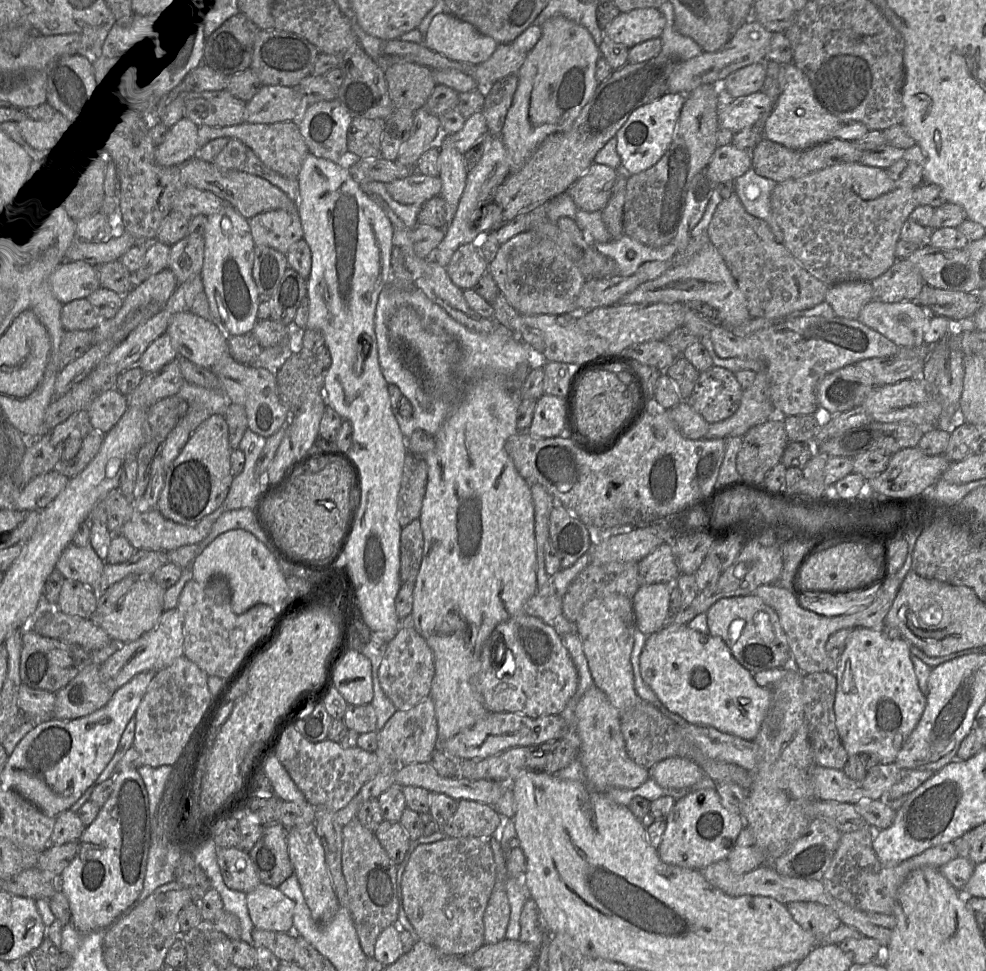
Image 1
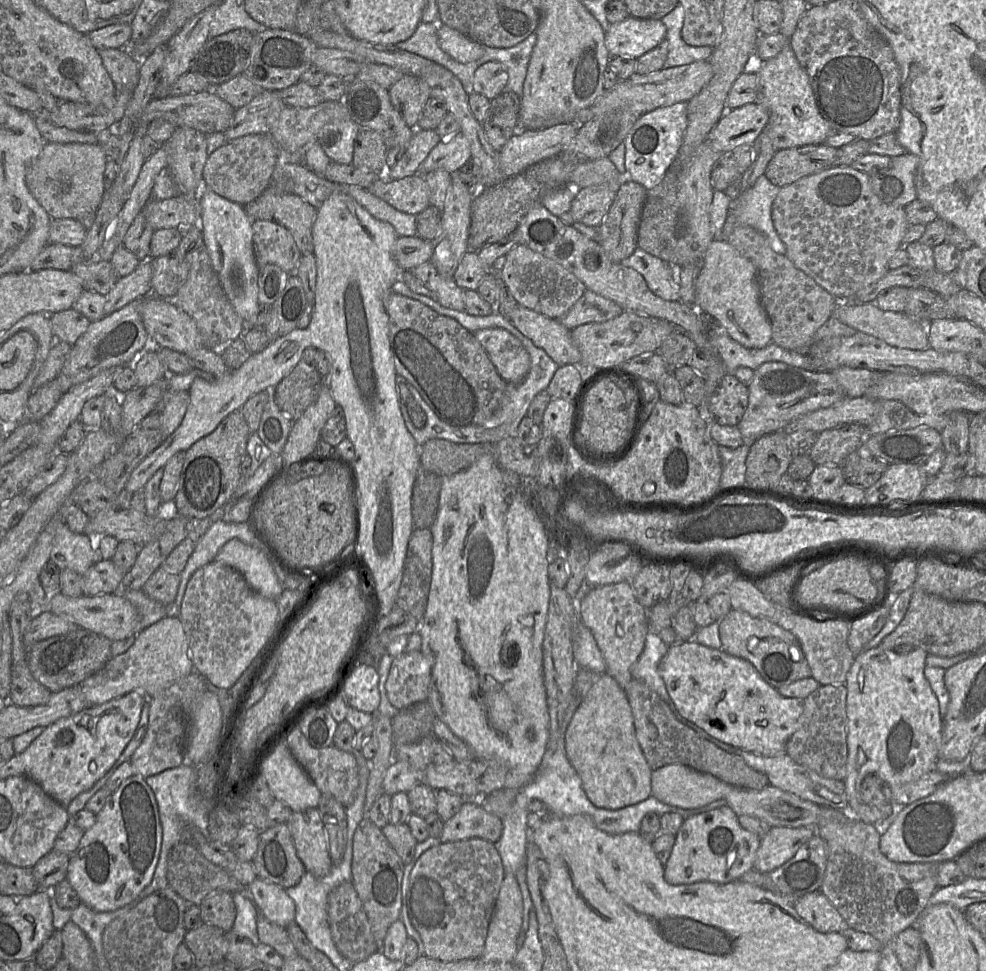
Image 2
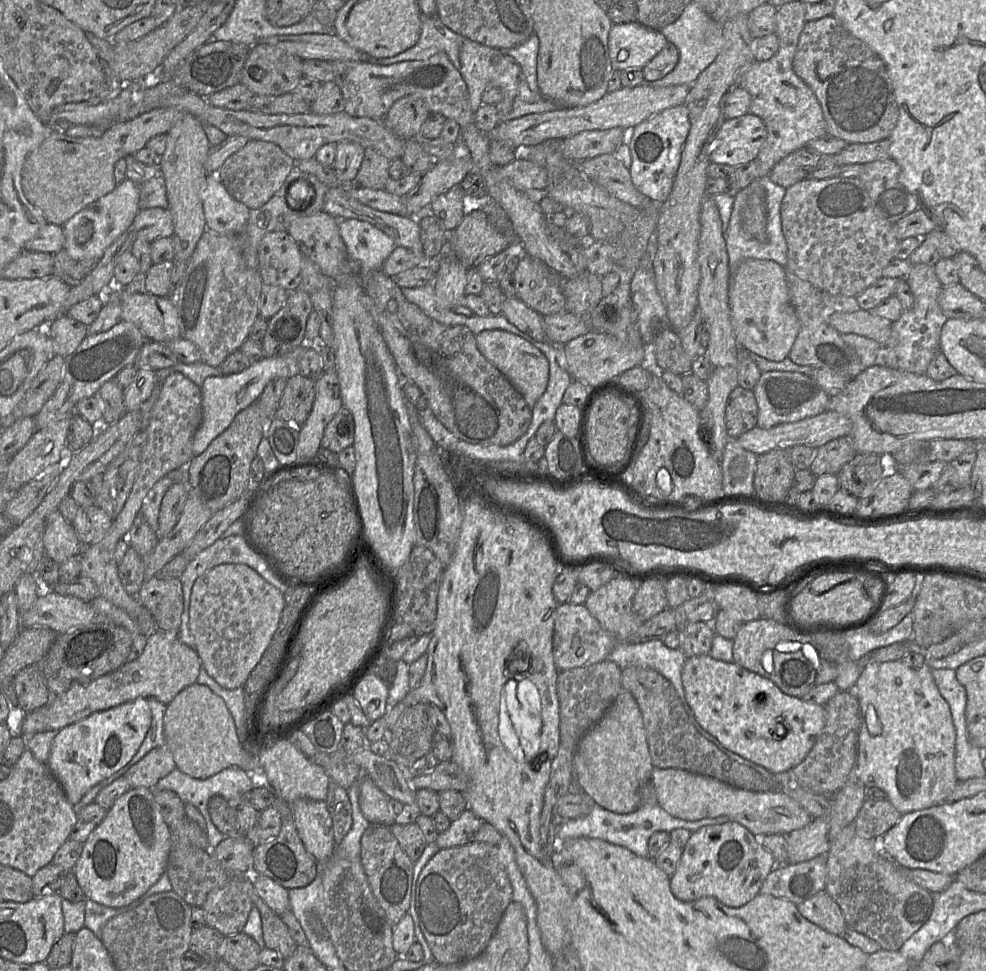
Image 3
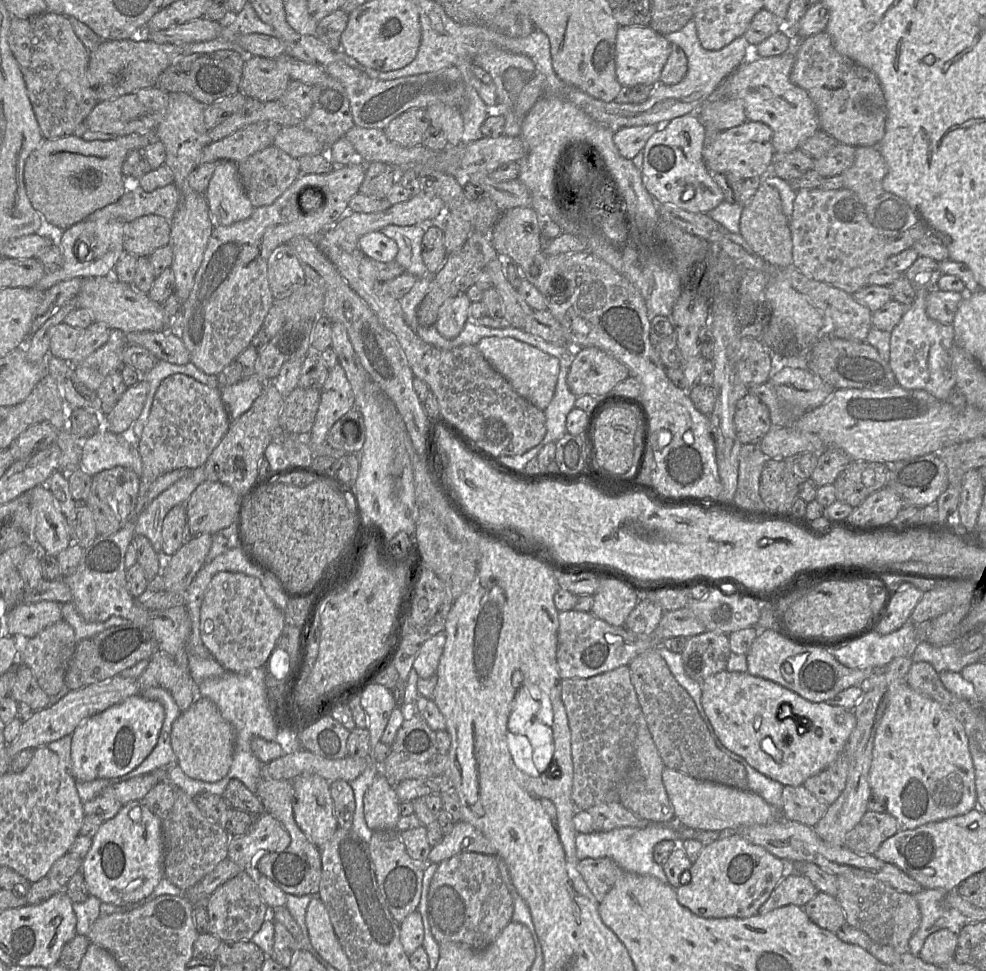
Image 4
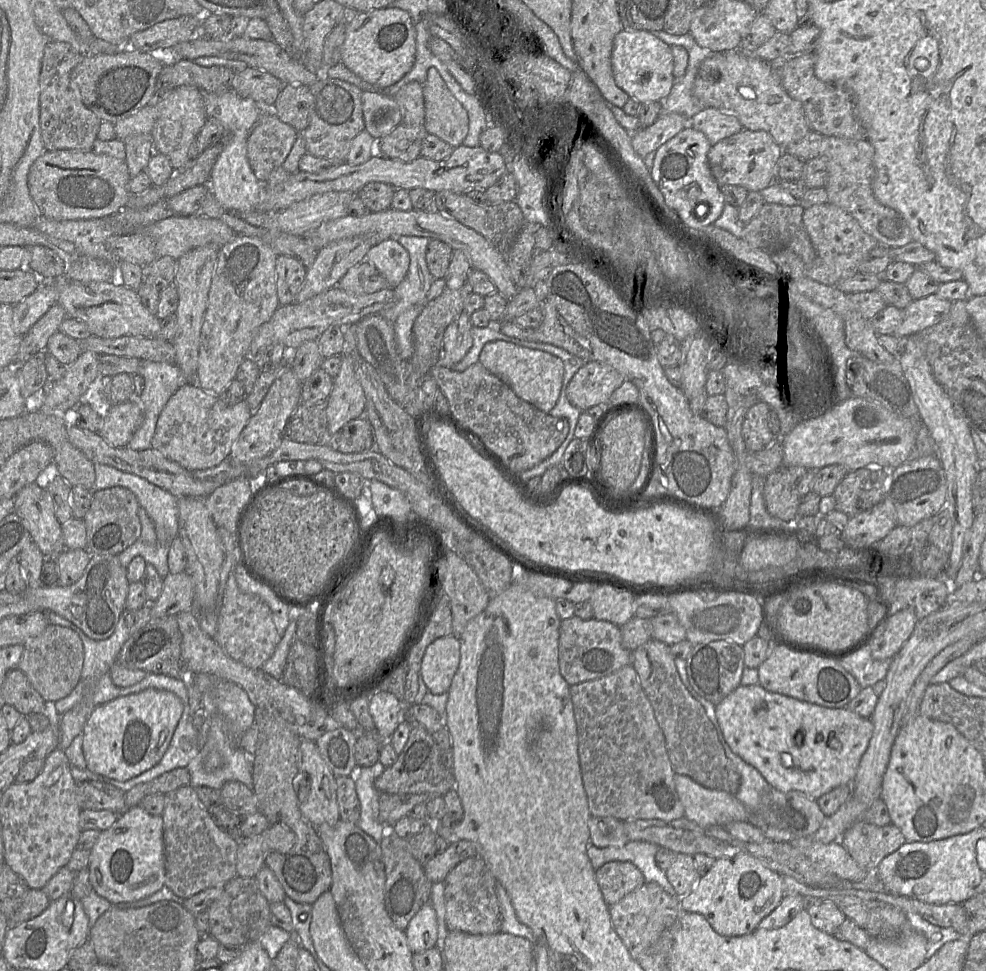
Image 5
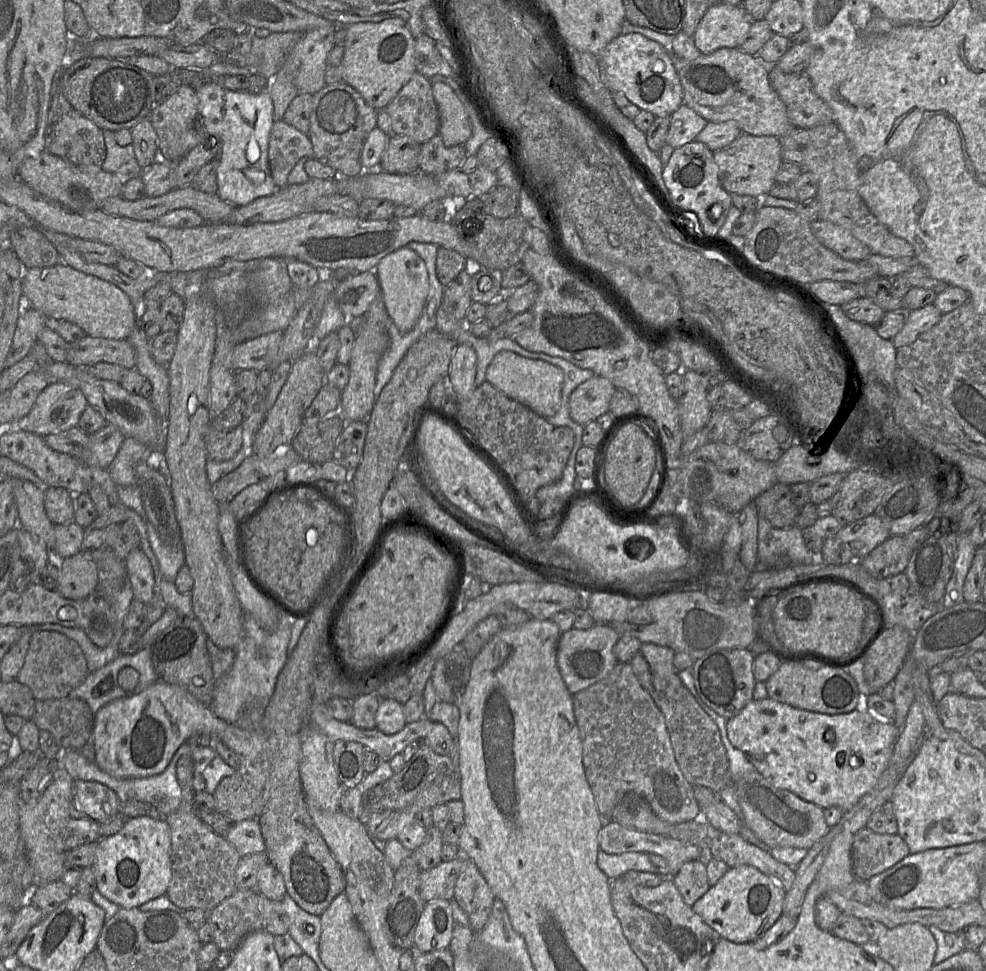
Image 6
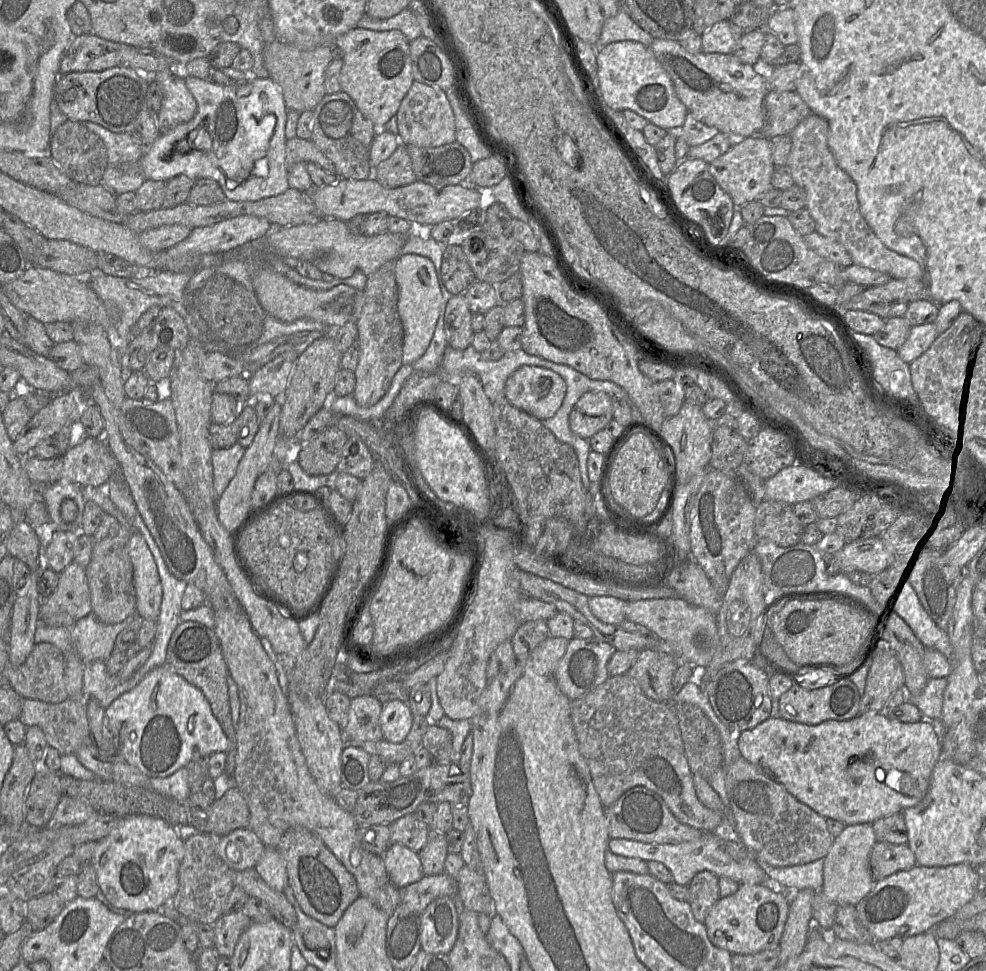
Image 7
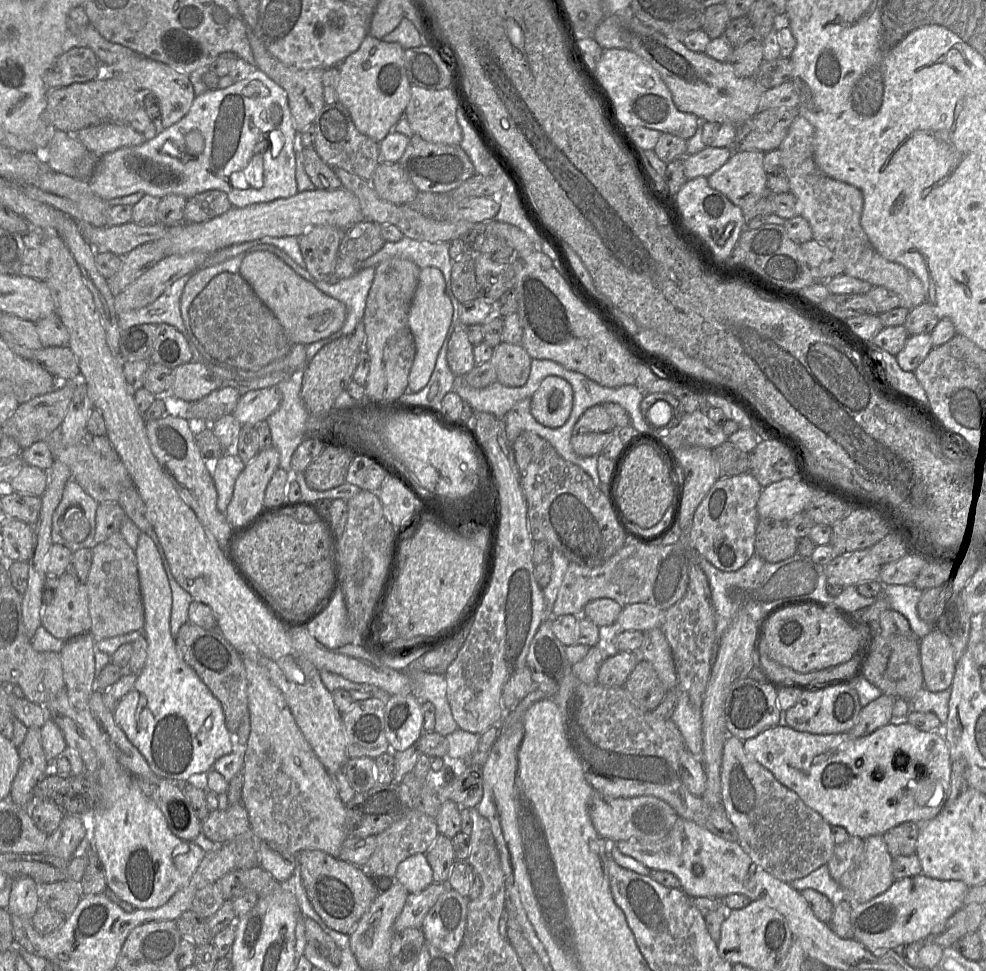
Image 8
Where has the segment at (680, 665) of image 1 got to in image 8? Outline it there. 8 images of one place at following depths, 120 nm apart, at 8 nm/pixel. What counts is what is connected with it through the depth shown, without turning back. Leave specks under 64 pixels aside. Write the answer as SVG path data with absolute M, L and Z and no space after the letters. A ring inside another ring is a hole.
M907 721L897 724L889 722L859 738L849 733L811 734L779 724L745 740L743 748L828 824L841 826L850 836L862 839L883 835L903 822L935 818L947 805L951 793L952 759L941 731L920 730Z

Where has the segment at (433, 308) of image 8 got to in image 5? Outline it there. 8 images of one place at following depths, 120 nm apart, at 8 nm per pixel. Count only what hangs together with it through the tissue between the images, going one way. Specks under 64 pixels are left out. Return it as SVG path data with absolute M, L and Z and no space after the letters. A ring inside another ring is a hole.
M387 239L371 246L366 260L385 277L391 288L403 281L410 264L408 251L396 239Z

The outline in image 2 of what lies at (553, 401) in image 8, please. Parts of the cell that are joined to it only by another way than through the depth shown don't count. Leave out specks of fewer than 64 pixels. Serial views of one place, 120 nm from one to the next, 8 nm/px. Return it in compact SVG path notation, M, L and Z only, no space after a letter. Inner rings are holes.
M485 328L474 333L498 374L506 383L519 383L530 368L530 357L520 340L502 328Z

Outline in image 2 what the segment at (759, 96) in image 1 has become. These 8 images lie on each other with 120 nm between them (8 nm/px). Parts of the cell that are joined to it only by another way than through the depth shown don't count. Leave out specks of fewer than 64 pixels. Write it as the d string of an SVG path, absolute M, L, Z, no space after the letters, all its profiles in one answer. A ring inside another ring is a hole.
M754 102L725 111L718 121L708 142L721 154L731 154L741 145L753 145L768 123L768 112L759 103Z

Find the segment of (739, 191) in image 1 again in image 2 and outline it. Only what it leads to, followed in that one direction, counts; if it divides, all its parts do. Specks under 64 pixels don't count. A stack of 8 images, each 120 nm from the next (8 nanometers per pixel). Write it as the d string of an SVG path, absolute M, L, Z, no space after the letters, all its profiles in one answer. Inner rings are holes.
M762 175L752 187L742 191L739 197L731 202L730 212L738 224L750 226L763 233L775 253L786 255L786 246L774 228L772 220L772 205L779 191L779 187Z

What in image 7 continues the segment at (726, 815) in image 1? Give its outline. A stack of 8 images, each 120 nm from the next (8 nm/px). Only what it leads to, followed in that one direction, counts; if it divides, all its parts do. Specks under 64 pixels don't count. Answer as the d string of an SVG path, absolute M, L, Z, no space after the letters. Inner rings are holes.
M740 885L733 895L719 898L708 912L704 926L711 943L731 954L756 954L779 947L789 902L780 893L761 885Z

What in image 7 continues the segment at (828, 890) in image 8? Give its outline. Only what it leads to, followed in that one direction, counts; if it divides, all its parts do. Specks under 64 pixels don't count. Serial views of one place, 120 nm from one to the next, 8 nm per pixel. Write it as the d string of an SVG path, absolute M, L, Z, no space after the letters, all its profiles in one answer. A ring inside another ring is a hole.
M756 859L756 861L770 878L778 881L787 890L792 892L803 889L820 891L822 888L823 859L790 867L770 866L761 859Z

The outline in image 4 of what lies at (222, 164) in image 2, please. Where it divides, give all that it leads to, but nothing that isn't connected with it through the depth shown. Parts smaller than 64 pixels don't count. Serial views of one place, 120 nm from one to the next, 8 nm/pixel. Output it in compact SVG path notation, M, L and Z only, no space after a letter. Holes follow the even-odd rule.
M275 146L238 162L237 172L254 208L272 204L300 174L297 160Z

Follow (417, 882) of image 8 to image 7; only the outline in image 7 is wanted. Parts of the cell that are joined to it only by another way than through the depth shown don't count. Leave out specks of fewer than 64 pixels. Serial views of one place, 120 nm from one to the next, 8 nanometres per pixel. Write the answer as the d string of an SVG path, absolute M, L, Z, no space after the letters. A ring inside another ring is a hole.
M400 844L390 845L381 855L390 878L398 888L404 888L424 877L418 853Z

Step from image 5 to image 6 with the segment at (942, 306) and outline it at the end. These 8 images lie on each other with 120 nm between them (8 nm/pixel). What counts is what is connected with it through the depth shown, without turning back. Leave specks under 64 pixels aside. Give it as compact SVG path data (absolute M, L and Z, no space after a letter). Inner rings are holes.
M934 304L906 312L906 321L902 329L891 339L896 349L909 345L918 336L936 325L941 319L941 312Z

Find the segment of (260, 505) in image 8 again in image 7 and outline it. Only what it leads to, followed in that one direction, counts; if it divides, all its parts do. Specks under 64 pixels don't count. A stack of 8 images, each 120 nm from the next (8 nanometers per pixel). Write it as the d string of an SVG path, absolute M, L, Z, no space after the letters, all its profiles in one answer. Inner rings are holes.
M275 403L270 409L260 427L252 444L246 449L241 459L235 476L231 479L229 485L223 494L216 500L216 509L220 523L230 533L242 519L246 517L251 508L251 494L258 477L270 469L275 448L278 441L279 418L281 412L280 403Z

